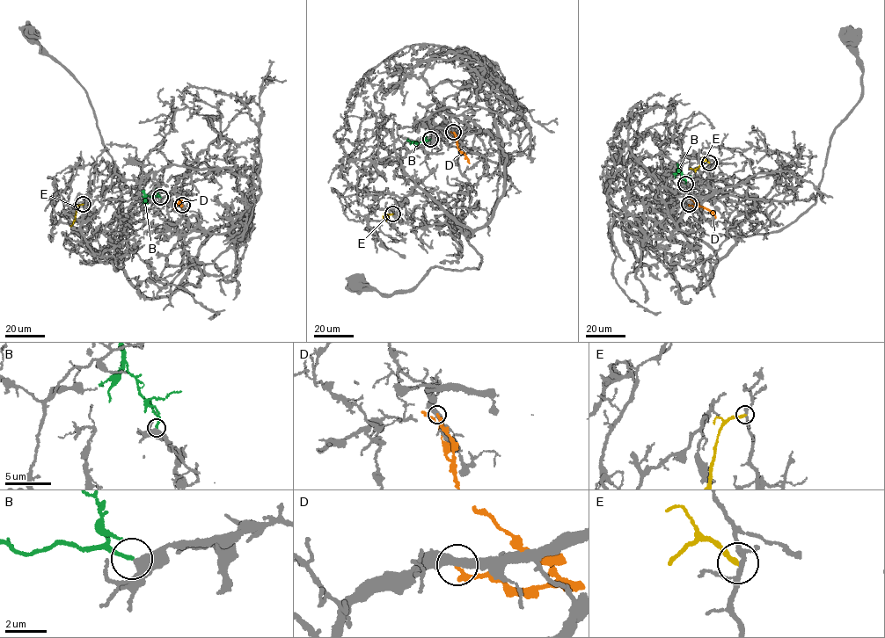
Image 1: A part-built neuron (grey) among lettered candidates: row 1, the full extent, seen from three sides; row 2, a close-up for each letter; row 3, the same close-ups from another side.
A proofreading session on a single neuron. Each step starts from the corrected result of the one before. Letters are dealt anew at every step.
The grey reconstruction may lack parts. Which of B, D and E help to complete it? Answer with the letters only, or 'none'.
B

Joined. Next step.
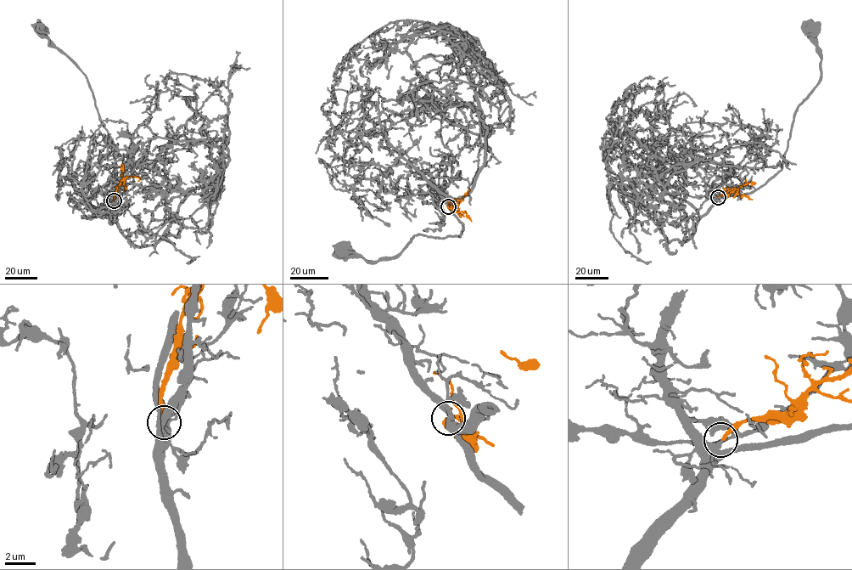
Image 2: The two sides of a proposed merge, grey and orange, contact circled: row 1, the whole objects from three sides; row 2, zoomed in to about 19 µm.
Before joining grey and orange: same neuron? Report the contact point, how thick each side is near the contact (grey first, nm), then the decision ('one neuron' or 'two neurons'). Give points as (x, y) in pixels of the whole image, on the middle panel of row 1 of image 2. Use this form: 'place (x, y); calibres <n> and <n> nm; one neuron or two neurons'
place (448, 206); calibres 260 and 180 nm; one neuron

